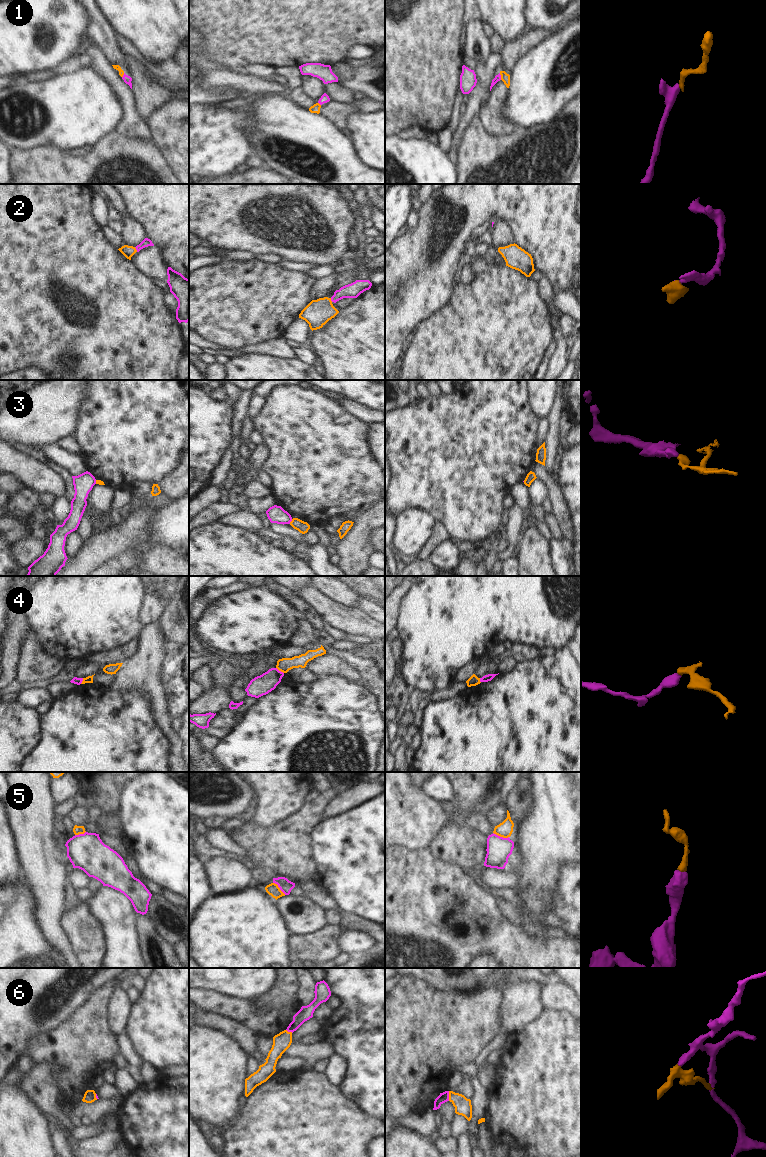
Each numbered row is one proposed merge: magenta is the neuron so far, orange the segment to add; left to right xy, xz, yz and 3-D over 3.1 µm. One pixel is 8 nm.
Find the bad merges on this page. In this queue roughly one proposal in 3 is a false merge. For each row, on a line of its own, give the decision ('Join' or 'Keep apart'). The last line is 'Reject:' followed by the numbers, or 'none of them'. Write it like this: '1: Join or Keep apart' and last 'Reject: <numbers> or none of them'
1: Join
2: Join
3: Keep apart
4: Keep apart
5: Keep apart
6: Keep apart
Reject: 3, 4, 5, 6

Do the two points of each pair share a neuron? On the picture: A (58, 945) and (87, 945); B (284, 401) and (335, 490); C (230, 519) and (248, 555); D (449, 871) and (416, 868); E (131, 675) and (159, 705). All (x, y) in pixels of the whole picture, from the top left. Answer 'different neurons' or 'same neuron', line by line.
A: different neurons
B: same neuron
C: different neurons
D: same neuron
E: same neuron

